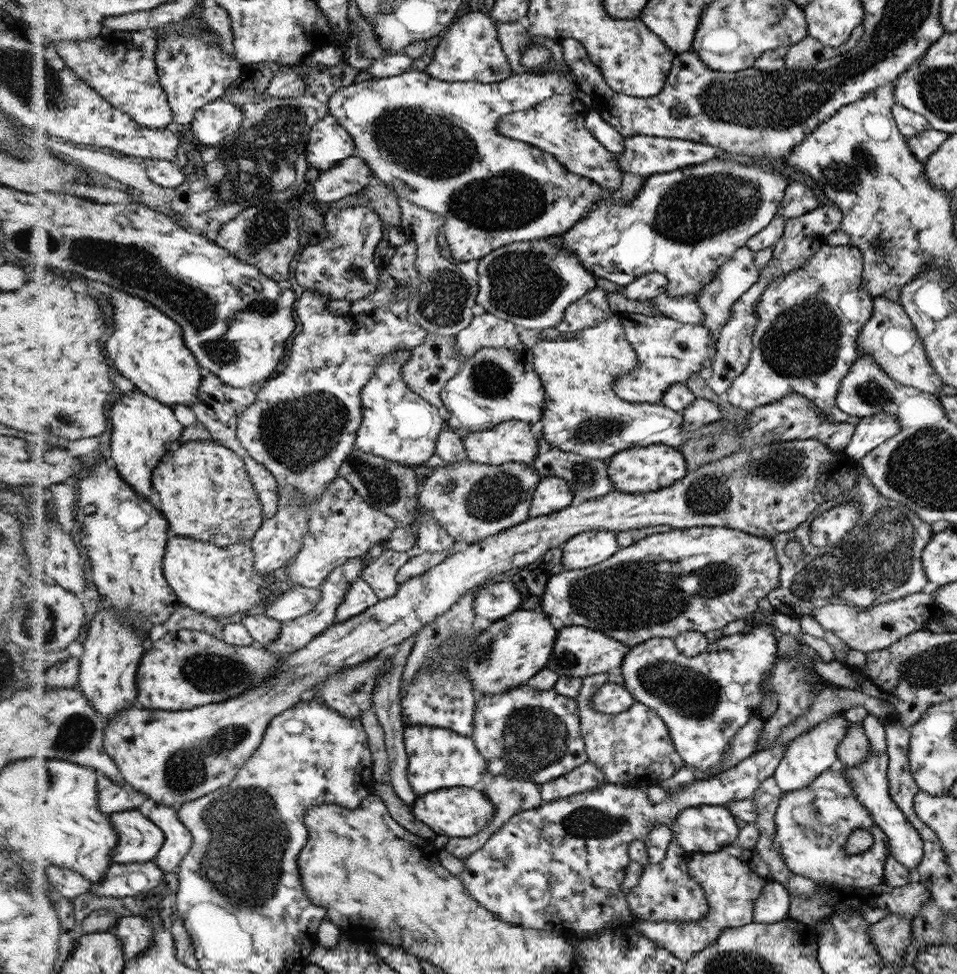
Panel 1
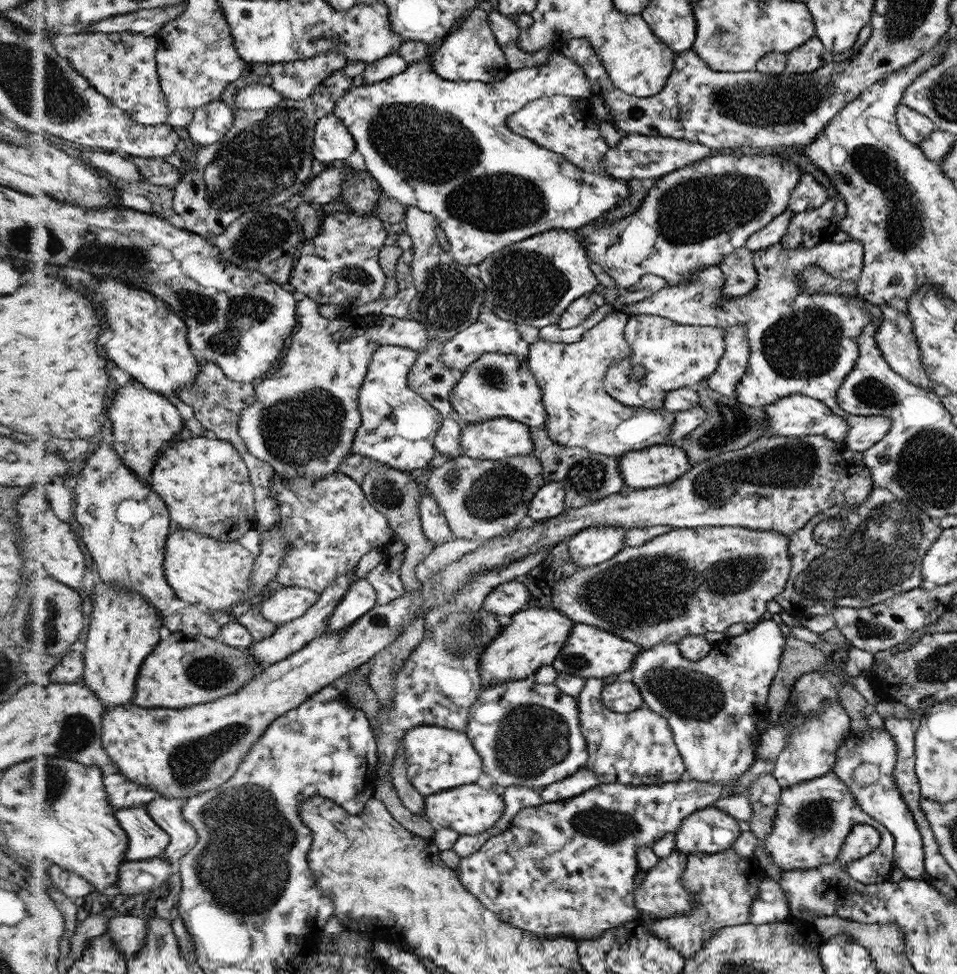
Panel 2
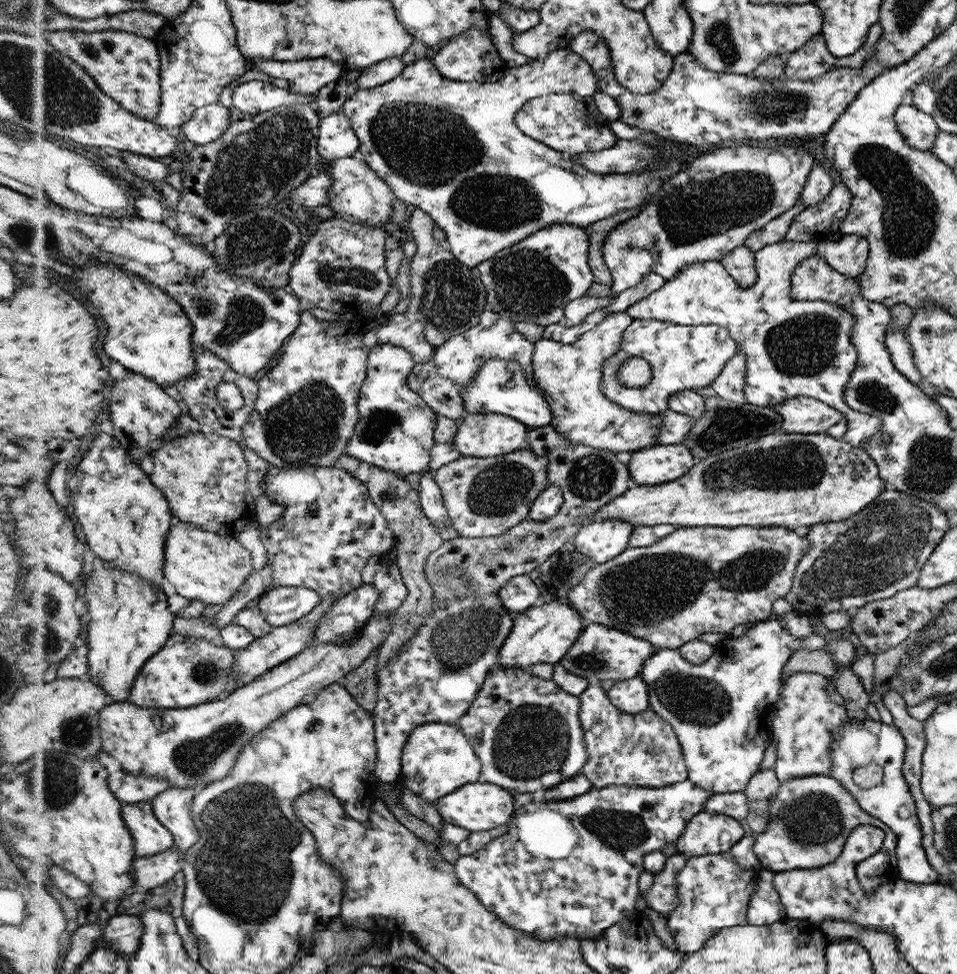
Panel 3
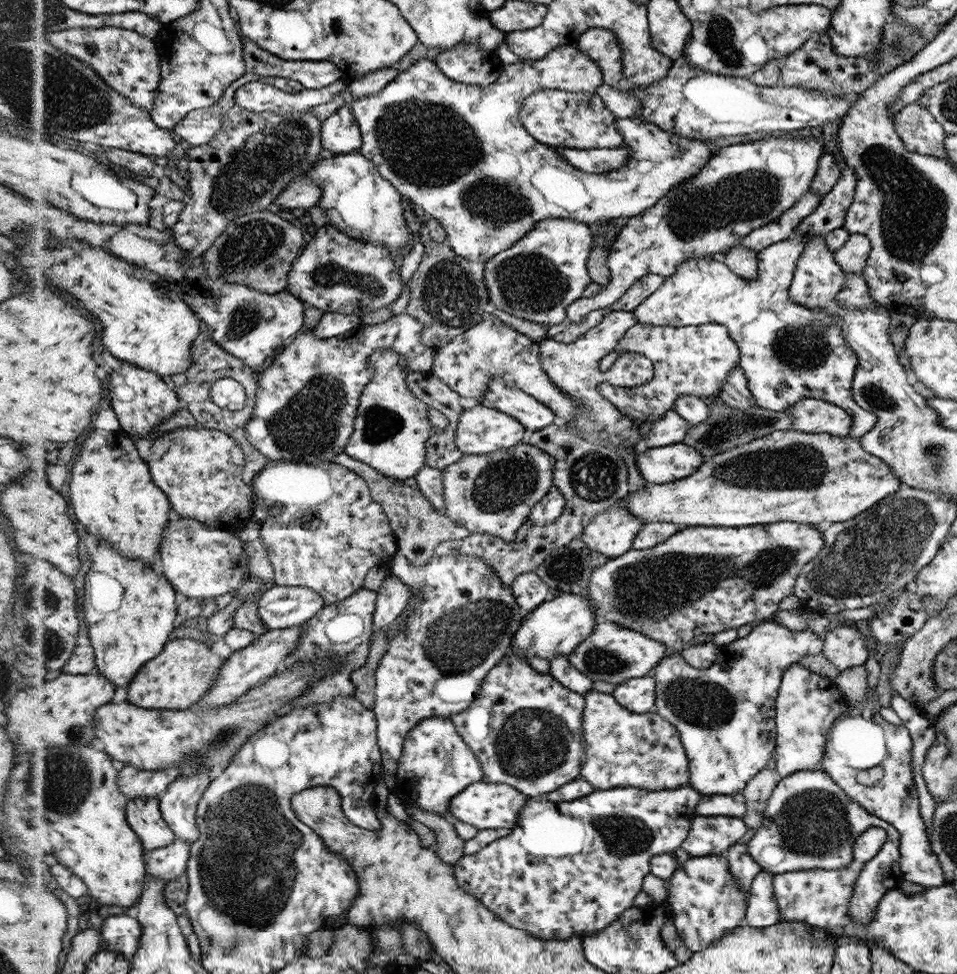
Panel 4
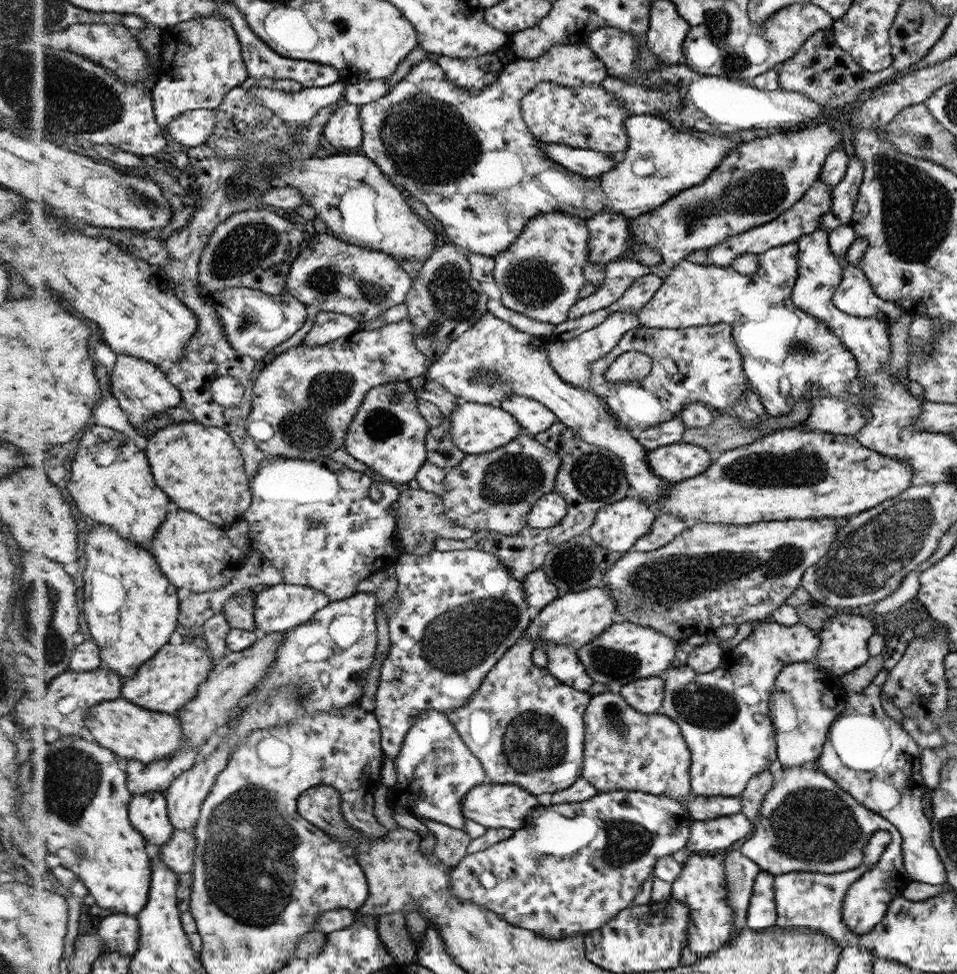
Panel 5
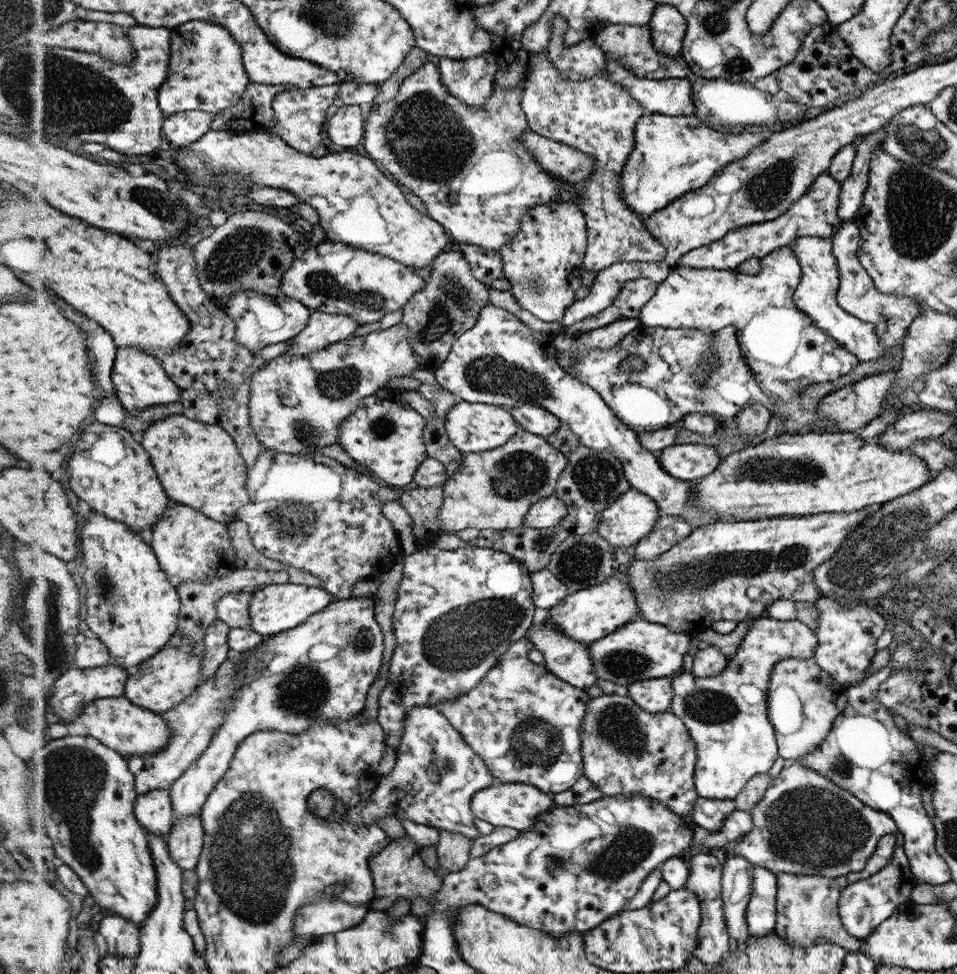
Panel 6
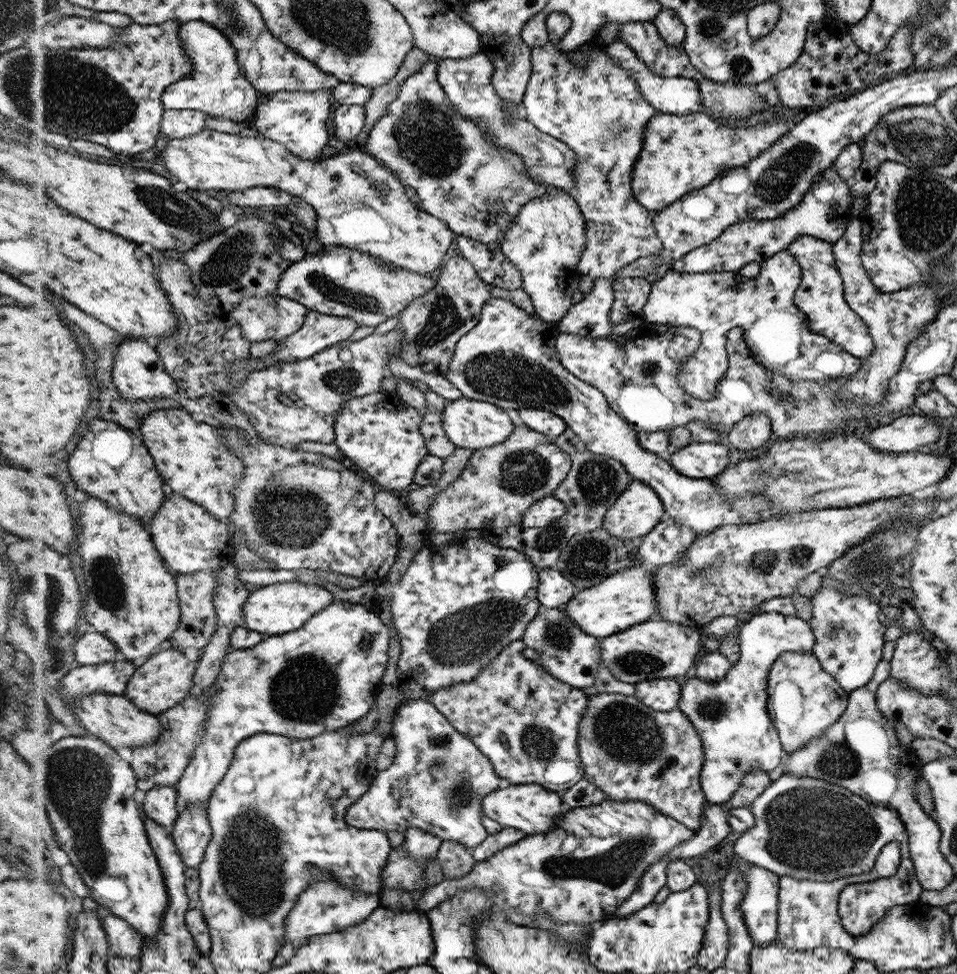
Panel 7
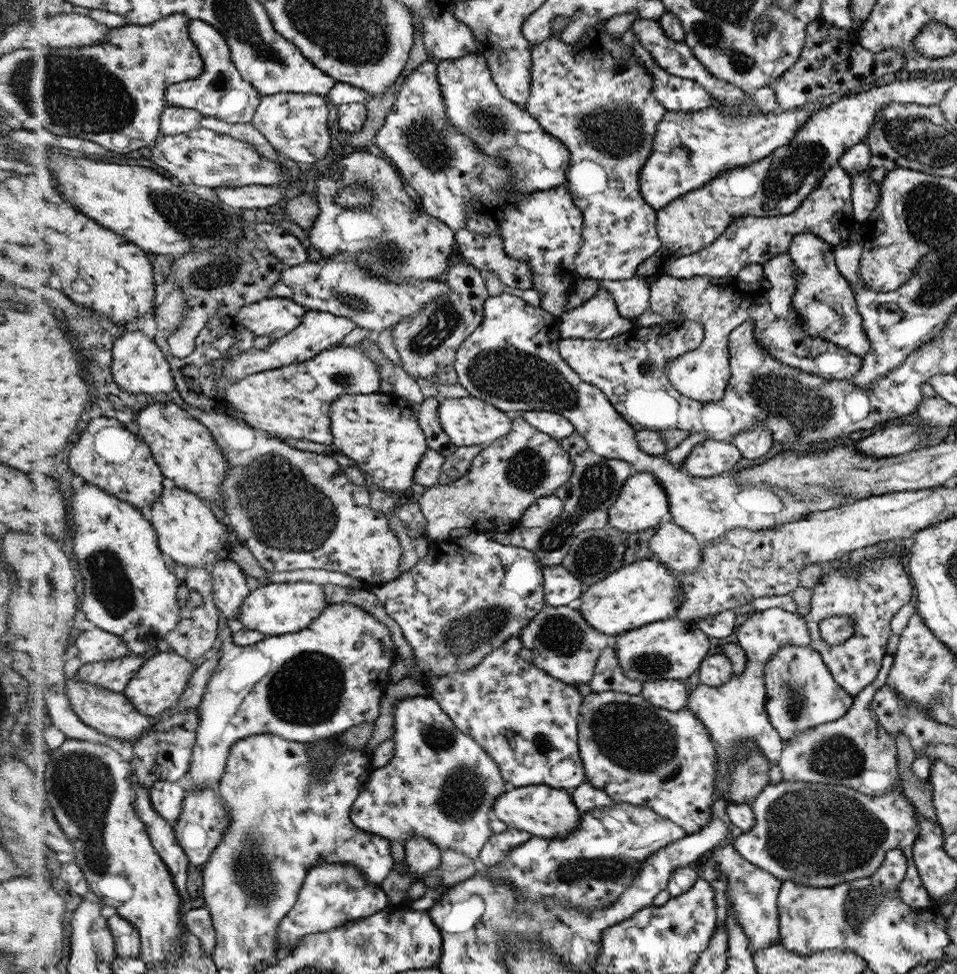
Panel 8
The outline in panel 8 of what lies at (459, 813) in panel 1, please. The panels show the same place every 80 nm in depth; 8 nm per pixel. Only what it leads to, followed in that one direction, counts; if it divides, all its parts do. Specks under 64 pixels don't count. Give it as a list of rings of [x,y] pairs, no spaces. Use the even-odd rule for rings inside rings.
[[[528,785],[509,787],[497,800],[492,815],[505,822],[509,827],[529,832],[534,837],[558,838],[573,833],[580,828],[581,808],[578,808],[573,796],[564,788],[546,785]]]

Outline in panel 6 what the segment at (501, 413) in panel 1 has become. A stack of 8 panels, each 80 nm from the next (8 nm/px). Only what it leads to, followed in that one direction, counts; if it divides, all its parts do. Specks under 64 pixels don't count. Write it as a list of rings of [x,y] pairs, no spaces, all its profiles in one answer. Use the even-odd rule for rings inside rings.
[[[522,403],[508,409],[520,428],[528,432],[533,431],[534,434],[546,438],[549,434],[554,434],[560,429],[562,420],[546,410],[545,407],[534,403]]]

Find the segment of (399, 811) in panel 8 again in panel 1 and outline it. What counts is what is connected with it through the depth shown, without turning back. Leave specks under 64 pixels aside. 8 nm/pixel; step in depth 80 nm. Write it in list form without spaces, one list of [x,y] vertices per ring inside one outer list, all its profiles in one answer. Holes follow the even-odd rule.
[[[410,725],[403,732],[403,742],[408,758],[408,782],[414,794],[423,795],[438,789],[449,789],[458,786],[472,787],[474,784],[478,784],[488,772],[485,758],[482,758],[482,754],[477,750],[471,736],[460,735],[456,731],[447,730],[446,727]]]

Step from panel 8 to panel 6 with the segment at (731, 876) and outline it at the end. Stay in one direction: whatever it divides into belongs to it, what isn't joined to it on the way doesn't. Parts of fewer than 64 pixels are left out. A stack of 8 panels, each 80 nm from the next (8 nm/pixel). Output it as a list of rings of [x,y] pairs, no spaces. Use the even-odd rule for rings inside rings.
[[[764,867],[753,871],[753,894],[750,897],[746,918],[750,936],[768,937],[776,932],[777,875]]]

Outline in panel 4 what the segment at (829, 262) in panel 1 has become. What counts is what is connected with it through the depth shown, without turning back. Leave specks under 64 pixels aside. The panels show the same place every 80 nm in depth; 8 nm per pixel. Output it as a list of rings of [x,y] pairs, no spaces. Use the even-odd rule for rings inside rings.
[[[850,234],[841,249],[833,252],[834,261],[845,274],[861,274],[871,250],[871,242],[866,235]],[[790,237],[788,241],[780,241],[776,244],[770,245],[768,249],[762,250],[757,254],[758,268],[760,272],[757,273],[757,278],[754,280],[746,281],[741,278],[737,278],[735,272],[729,270],[723,262],[720,261],[708,261],[703,259],[690,259],[690,261],[682,262],[680,268],[676,270],[673,277],[665,278],[665,283],[645,302],[638,305],[632,312],[636,316],[638,322],[648,324],[648,326],[701,326],[709,323],[715,323],[723,325],[729,328],[729,335],[733,337],[737,345],[740,347],[740,365],[745,371],[745,377],[747,378],[747,384],[749,390],[753,392],[754,401],[756,404],[766,410],[774,410],[774,412],[782,412],[788,410],[792,405],[797,405],[798,402],[804,400],[804,398],[816,398],[824,400],[828,403],[834,403],[844,408],[853,417],[852,429],[849,430],[849,436],[857,439],[858,441],[875,427],[877,418],[871,412],[860,408],[853,398],[853,378],[857,372],[857,354],[853,351],[849,345],[848,340],[842,336],[842,326],[840,326],[840,318],[834,318],[832,314],[828,314],[826,309],[815,308],[811,309],[807,306],[794,303],[789,298],[789,290],[792,288],[792,277],[794,270],[796,269],[797,261],[804,253],[806,249],[805,240],[801,237]]]

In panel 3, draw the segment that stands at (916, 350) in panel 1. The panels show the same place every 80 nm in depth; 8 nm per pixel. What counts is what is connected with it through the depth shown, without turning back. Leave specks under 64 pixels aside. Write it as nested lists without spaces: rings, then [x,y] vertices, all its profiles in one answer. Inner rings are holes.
[[[892,323],[886,330],[885,347],[888,349],[890,358],[898,372],[901,372],[910,382],[915,384],[924,380],[918,370],[913,346],[909,338],[900,330],[894,330]]]

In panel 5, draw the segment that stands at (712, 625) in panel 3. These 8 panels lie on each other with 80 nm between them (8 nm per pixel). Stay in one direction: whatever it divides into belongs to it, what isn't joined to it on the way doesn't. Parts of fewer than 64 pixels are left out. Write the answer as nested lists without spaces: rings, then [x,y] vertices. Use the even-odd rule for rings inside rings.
[[[818,518],[817,520],[774,520],[770,522],[756,522],[754,524],[738,525],[738,524],[708,524],[708,523],[691,523],[686,532],[682,532],[680,536],[676,536],[662,548],[651,550],[650,552],[628,551],[624,553],[612,566],[609,571],[603,572],[601,584],[611,592],[611,596],[615,600],[617,609],[617,617],[619,621],[626,620],[630,623],[649,626],[657,630],[664,636],[674,638],[681,646],[686,647],[688,638],[692,635],[705,635],[714,633],[721,626],[727,624],[739,625],[744,622],[760,622],[766,621],[768,617],[777,610],[777,608],[785,604],[785,600],[800,586],[801,578],[809,566],[816,565],[818,560],[828,554],[833,545],[836,536],[838,536],[838,527],[846,522],[844,518]]]

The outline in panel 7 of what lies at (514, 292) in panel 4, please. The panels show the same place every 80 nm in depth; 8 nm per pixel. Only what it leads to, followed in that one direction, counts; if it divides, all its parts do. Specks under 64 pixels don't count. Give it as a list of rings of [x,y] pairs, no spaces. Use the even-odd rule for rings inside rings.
[[[565,190],[533,198],[515,216],[500,245],[506,260],[520,271],[520,290],[530,297],[535,314],[542,321],[558,324],[574,305],[572,295],[580,278],[576,264],[587,245],[587,222],[576,199]]]

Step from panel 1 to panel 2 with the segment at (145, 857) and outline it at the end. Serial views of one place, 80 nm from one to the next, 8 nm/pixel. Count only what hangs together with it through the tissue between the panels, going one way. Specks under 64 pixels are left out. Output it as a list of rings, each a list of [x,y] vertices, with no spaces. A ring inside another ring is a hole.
[[[150,806],[118,811],[118,820],[130,837],[128,861],[150,860],[164,856],[172,835],[150,813]]]

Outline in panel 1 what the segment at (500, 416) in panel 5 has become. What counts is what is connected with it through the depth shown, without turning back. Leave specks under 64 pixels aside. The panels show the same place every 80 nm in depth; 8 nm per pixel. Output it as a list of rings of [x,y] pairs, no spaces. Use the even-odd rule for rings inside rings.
[[[506,421],[494,428],[482,432],[466,433],[463,445],[467,458],[478,464],[500,465],[507,462],[519,462],[533,466],[540,453],[539,436],[532,433],[531,423],[524,421]]]

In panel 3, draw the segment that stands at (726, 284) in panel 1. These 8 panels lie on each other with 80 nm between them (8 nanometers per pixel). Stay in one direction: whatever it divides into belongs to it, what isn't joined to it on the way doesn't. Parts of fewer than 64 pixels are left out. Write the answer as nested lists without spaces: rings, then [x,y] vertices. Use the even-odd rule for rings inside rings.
[[[739,246],[721,259],[722,267],[733,276],[740,289],[750,289],[757,282],[756,252]]]

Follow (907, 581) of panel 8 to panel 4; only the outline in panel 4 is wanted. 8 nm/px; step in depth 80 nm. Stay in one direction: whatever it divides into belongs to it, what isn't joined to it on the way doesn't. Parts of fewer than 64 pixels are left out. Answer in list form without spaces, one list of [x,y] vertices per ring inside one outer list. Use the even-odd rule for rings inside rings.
[[[856,623],[830,629],[823,638],[823,651],[821,652],[836,668],[842,672],[848,668],[864,665],[868,658],[868,649],[865,645],[864,635],[860,633]]]

